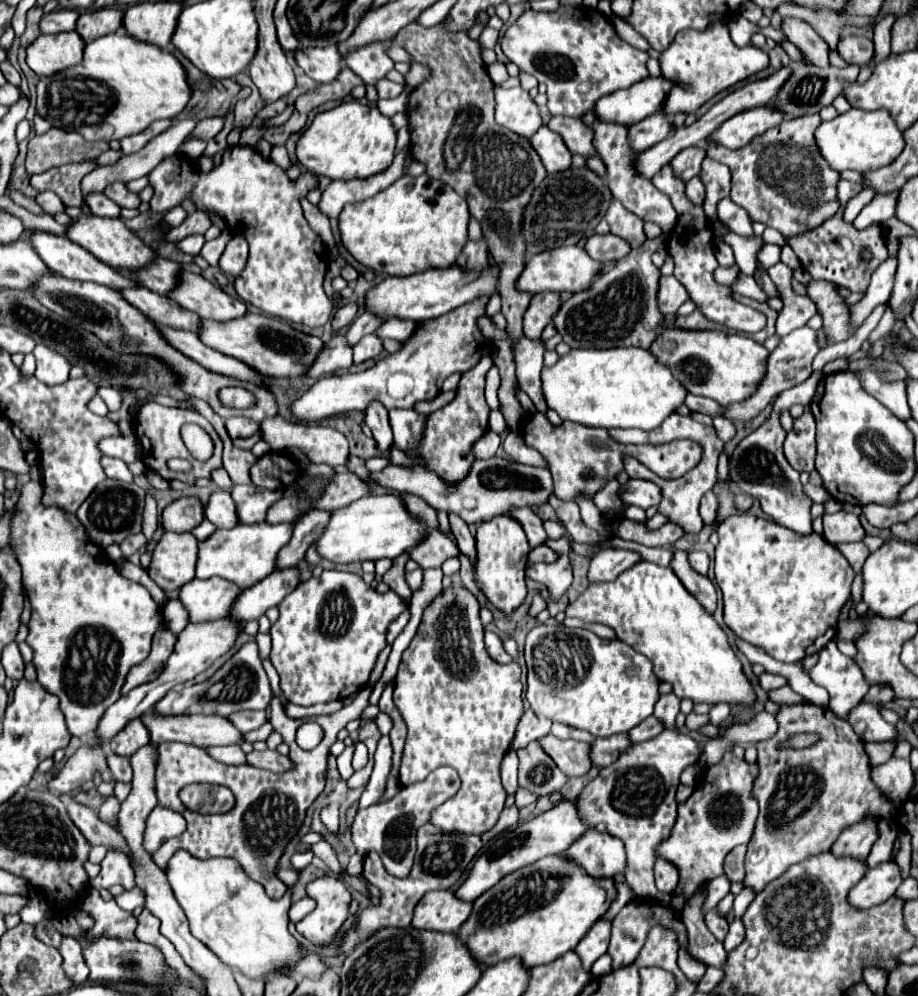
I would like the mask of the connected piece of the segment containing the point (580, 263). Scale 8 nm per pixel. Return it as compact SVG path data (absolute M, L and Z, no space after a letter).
M579 245L557 247L557 249L551 249L551 251L533 255L525 265L525 271L517 279L517 287L521 291L531 291L531 293L539 293L539 291L579 293L581 289L589 289L589 285L593 285L593 279L597 279L597 275L601 271L603 271L603 265L599 261L593 261L585 253L583 247L579 247Z

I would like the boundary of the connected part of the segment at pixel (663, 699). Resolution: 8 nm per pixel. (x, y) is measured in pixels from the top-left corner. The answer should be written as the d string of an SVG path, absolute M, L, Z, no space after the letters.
M667 693L667 695L661 695L659 701L655 703L655 717L661 719L665 723L667 729L673 729L675 727L675 717L679 713L679 697L675 693Z

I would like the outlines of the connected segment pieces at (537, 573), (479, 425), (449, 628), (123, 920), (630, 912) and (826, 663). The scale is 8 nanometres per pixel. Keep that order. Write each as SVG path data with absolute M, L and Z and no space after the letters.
M563 536L557 540L548 539L546 544L559 554L558 559L554 563L529 565L527 577L543 583L547 591L551 593L551 599L559 601L573 581L571 563L569 563L569 543L568 539Z
M483 357L477 367L465 371L461 375L457 395L451 403L437 409L435 413L427 415L425 421L425 437L421 437L421 449L417 453L407 453L411 459L423 459L425 469L433 469L439 477L445 477L449 485L465 479L469 473L469 465L473 465L473 445L485 435L489 429L489 405L485 403L485 373L491 369L493 359Z
M451 585L449 589L445 589L441 595L437 595L433 599L433 603L425 609L423 613L423 621L419 625L419 631L417 635L413 637L411 645L403 651L403 659L401 659L401 665L399 665L399 671L397 671L397 677L395 677L395 691L393 691L393 701L407 725L407 741L405 741L405 749L403 749L403 757L401 757L401 767L399 767L399 783L403 787L407 785L413 785L417 781L423 781L433 769L441 767L441 765L449 765L453 769L457 769L459 777L461 777L461 789L449 799L445 801L443 805L439 805L437 809L433 809L431 813L431 819L429 823L439 827L441 831L445 833L453 833L453 831L459 831L459 833L473 833L473 835L481 835L489 829L493 829L493 825L497 823L503 807L505 807L505 789L501 785L501 779L499 779L499 765L501 765L501 759L503 755L511 749L511 743L513 743L513 737L515 737L515 731L517 731L517 725L519 725L519 719L523 715L523 699L521 699L521 681L519 681L519 675L521 675L521 669L515 661L507 663L507 665L501 665L501 663L495 663L485 647L483 647L483 625L481 625L481 619L479 619L479 603L477 599L463 587L463 585Z
M89 889L89 895L81 901L81 909L95 917L95 927L85 933L89 941L93 937L117 937L117 939L137 939L137 917L131 911L121 909L115 901L103 901L97 889Z
M635 897L633 901L629 901L629 905L625 905L619 915L613 919L613 931L611 931L611 943L609 943L609 955L613 959L611 969L621 969L625 965L631 965L637 959L637 953L641 951L641 945L645 945L645 937L649 935L649 929L653 929L653 925L665 925L667 929L677 933L677 941L679 947L687 949L689 947L689 939L685 933L685 923L679 917L671 917L665 913L665 909L661 909L659 913L647 913L645 915L645 901L641 901L639 897Z
M833 641L819 653L819 663L809 673L813 681L829 691L829 709L841 719L849 715L849 709L867 693L869 685L863 679L861 669L851 657L845 657Z

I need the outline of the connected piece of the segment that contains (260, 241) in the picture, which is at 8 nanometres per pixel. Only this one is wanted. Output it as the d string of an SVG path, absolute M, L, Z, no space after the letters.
M235 145L227 147L221 165L209 173L199 173L185 155L167 157L149 173L149 183L155 189L151 209L165 213L191 193L199 211L217 211L233 235L243 235L249 243L249 263L241 277L233 281L237 295L265 311L267 315L309 327L321 327L331 319L333 305L323 289L329 251L321 237L309 227L301 199L309 191L319 189L317 175L301 173L291 181L287 173L271 159L261 157L255 149Z

